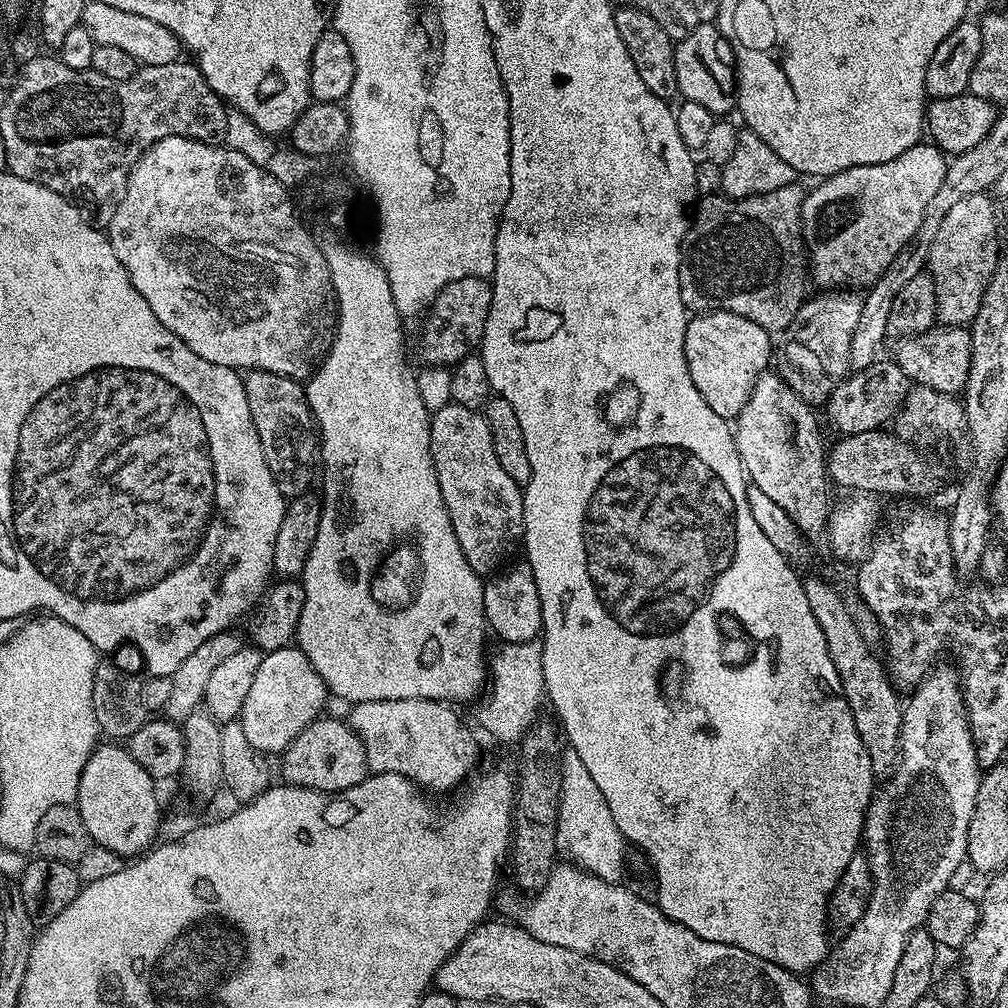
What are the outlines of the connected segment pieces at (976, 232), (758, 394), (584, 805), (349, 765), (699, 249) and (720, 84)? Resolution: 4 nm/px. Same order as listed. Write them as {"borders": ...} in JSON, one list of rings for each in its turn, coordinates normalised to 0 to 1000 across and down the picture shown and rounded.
{"borders":[[[[979,189],[962,192],[947,201],[927,235],[919,266],[929,285],[929,316],[934,322],[963,322],[986,272],[988,258],[994,252],[988,235],[988,202],[981,194]]],[[[763,367],[754,372],[740,403],[730,414],[728,432],[744,479],[772,498],[801,536],[810,538],[821,530],[823,477],[819,440],[813,438],[813,425],[806,409],[807,402],[788,391],[777,373]]],[[[566,744],[561,745],[556,751],[556,799],[554,800],[554,819],[552,820],[552,843],[561,854],[566,855],[572,861],[580,865],[587,865],[593,871],[604,875],[616,872],[619,865],[619,841],[621,834],[619,828],[609,816],[609,811],[605,808],[605,800],[601,800],[601,791],[597,784],[585,772],[585,764],[577,757],[577,752]]],[[[315,712],[277,751],[278,766],[282,769],[281,777],[291,782],[307,782],[313,786],[338,786],[347,780],[355,780],[367,768],[365,757],[363,756],[363,740],[359,740],[359,732],[350,724],[344,716],[339,714],[327,714]]],[[[793,182],[784,185],[776,185],[772,188],[764,188],[764,192],[752,192],[739,198],[725,198],[723,194],[711,192],[700,194],[693,199],[688,213],[686,215],[683,230],[679,234],[679,242],[675,246],[675,291],[677,300],[684,311],[693,312],[696,310],[727,310],[736,315],[744,315],[744,319],[752,319],[764,331],[776,331],[788,319],[788,312],[798,302],[800,291],[804,286],[804,267],[802,265],[802,249],[798,243],[798,233],[796,232],[796,204],[798,203],[799,188],[794,188]]],[[[709,23],[697,24],[680,31],[670,45],[669,73],[673,77],[672,92],[685,101],[700,105],[708,113],[722,113],[730,107],[730,58],[726,55],[726,44],[715,33]]]]}

